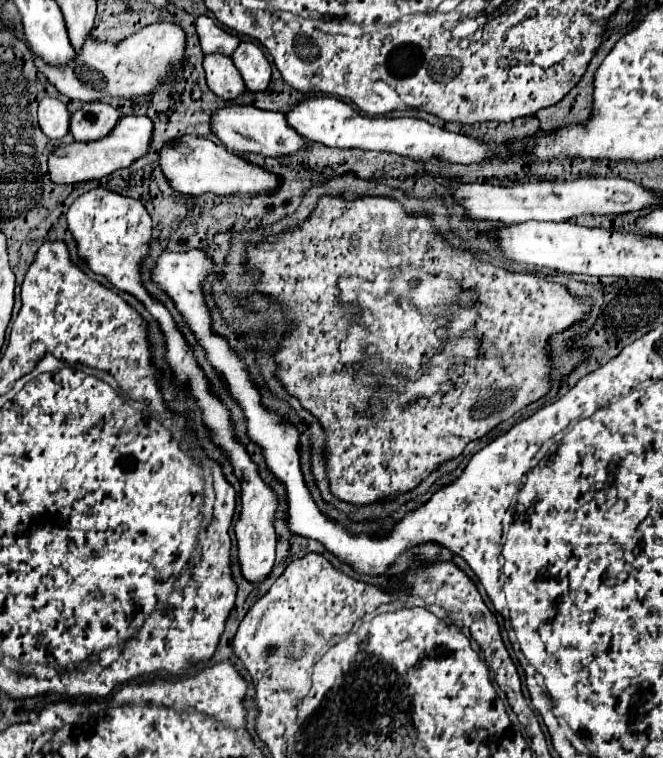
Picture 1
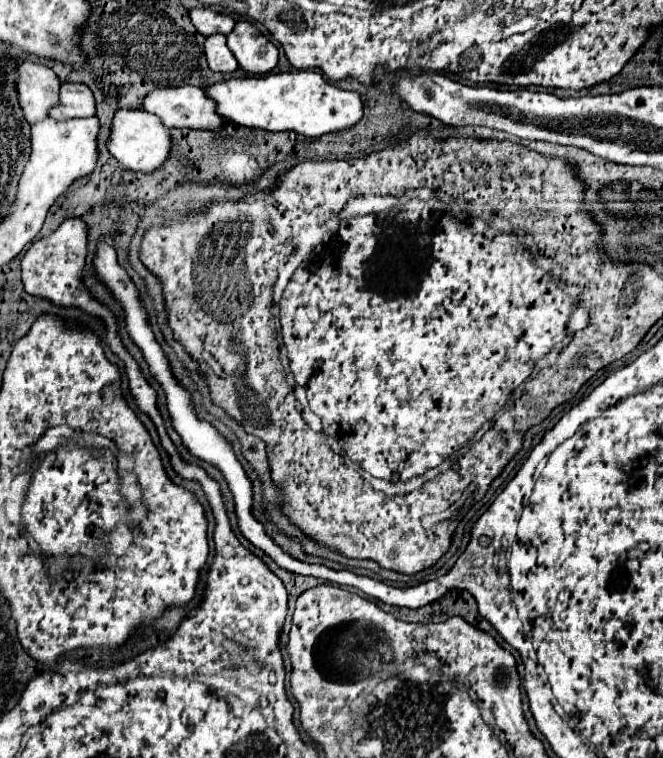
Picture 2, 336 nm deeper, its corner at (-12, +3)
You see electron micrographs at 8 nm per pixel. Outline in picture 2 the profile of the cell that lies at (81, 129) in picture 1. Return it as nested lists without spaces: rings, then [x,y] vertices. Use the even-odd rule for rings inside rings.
[[[60,81],[60,103],[52,107],[52,111],[48,113],[52,119],[58,121],[66,121],[74,117],[92,117],[96,113],[92,91],[82,83]]]

